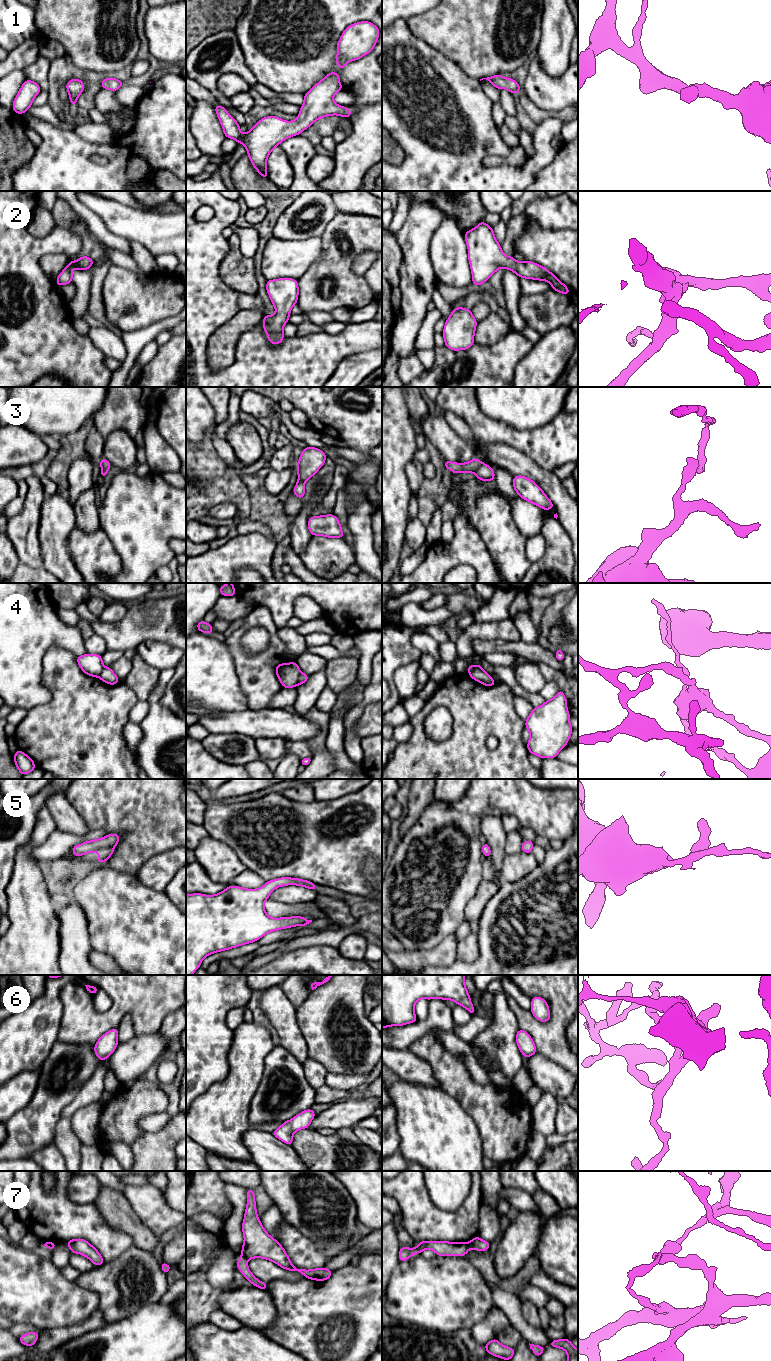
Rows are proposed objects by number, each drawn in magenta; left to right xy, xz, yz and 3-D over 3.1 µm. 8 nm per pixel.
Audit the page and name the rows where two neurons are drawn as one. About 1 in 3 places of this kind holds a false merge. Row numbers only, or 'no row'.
3, 4, 7

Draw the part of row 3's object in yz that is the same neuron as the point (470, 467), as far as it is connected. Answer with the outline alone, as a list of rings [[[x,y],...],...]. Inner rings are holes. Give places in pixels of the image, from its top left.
[[[473,458],[467,463],[455,463],[444,460],[444,467],[448,468],[455,474],[458,473],[475,473],[481,465],[481,461],[478,458]]]

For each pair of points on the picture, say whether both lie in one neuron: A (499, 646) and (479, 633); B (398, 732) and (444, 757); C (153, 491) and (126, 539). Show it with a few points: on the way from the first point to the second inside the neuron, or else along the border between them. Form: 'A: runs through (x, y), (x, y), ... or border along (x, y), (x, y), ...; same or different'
A: border along (512, 642), (504, 640), (474, 640), (471, 643); different
B: border along (409, 721), (412, 727), (411, 736), (397, 743); different
C: runs through (150, 503), (140, 517), (138, 527); same

